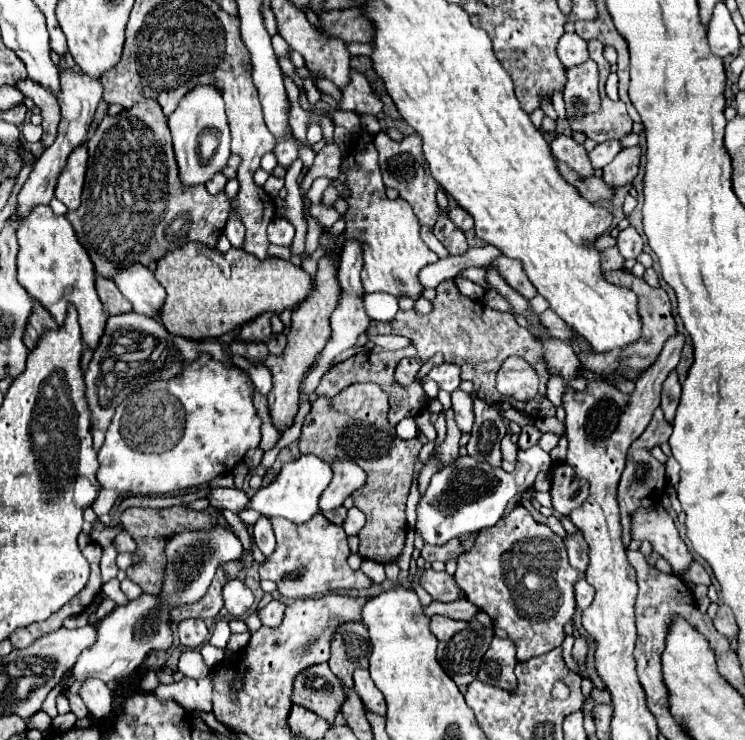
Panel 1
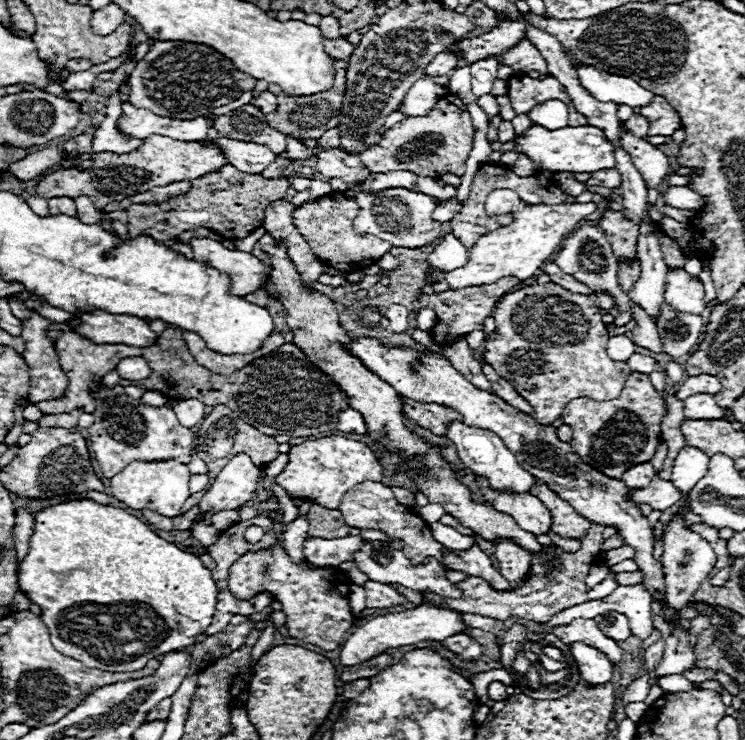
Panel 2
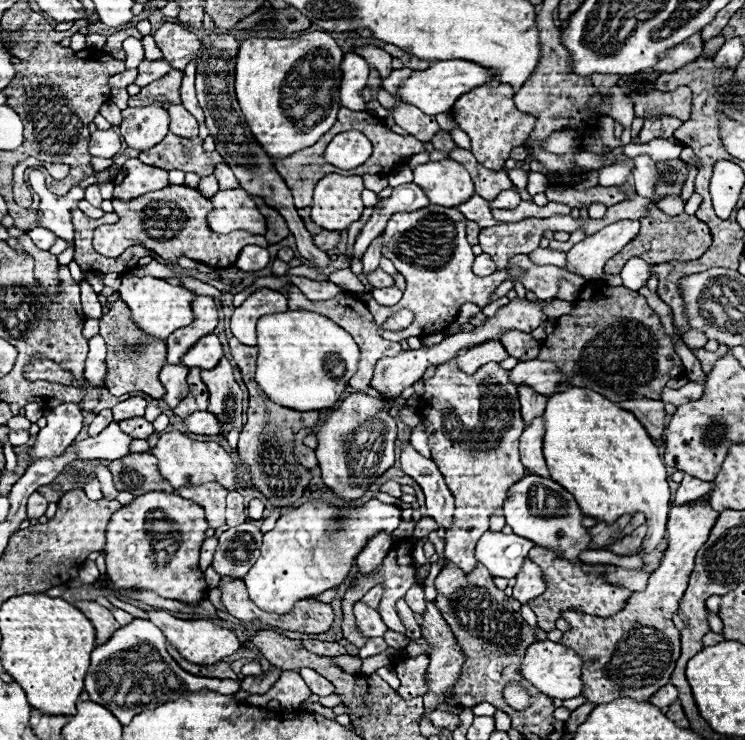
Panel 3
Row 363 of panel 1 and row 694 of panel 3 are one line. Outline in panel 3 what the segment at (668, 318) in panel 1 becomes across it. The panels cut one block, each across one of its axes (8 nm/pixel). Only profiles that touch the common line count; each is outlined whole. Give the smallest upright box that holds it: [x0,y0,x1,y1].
[560,504,720,704]

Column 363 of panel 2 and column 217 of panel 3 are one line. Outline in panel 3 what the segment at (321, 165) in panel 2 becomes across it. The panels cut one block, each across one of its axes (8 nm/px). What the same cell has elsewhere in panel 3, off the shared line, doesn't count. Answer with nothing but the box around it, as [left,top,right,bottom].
[214,164,238,188]

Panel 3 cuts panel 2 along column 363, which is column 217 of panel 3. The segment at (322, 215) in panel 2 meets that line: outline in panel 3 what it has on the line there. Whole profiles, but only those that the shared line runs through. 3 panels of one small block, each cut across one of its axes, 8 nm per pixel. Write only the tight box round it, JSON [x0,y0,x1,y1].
[94,186,269,268]

